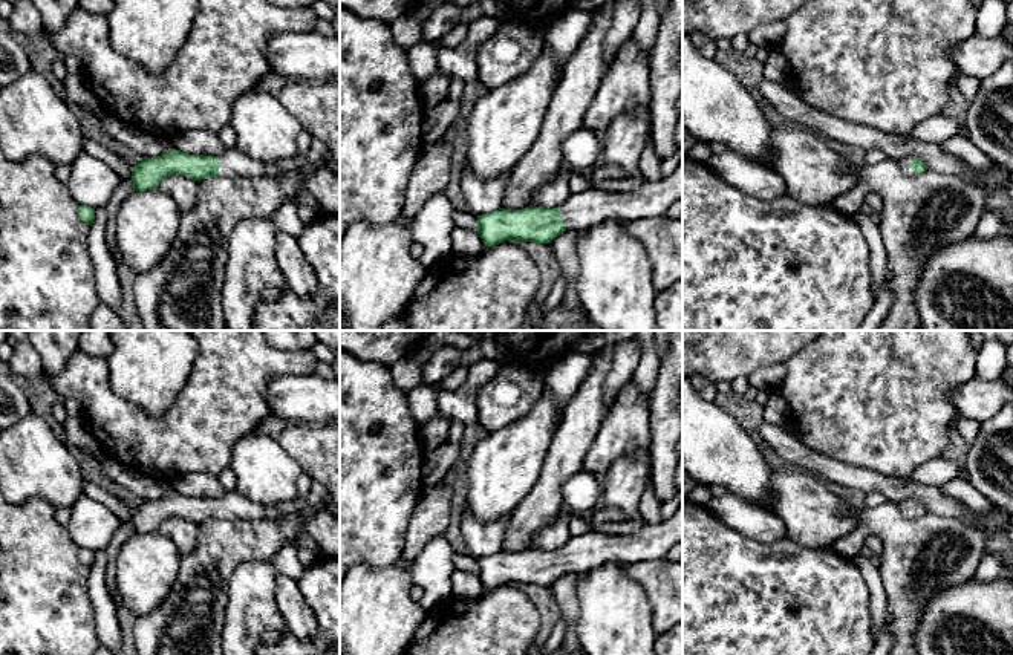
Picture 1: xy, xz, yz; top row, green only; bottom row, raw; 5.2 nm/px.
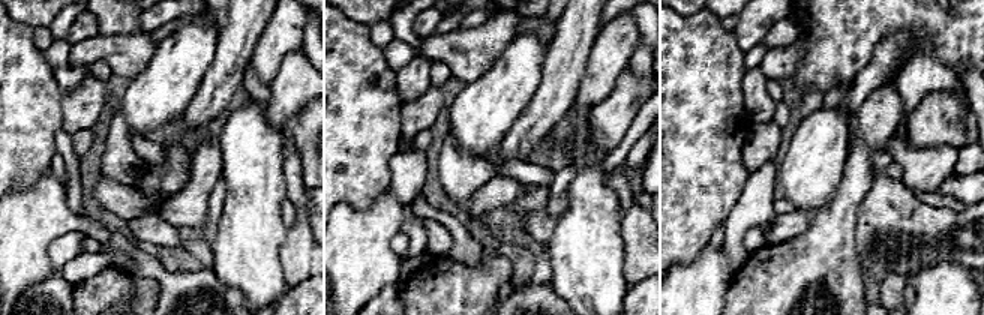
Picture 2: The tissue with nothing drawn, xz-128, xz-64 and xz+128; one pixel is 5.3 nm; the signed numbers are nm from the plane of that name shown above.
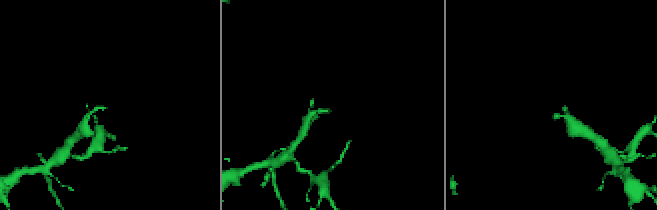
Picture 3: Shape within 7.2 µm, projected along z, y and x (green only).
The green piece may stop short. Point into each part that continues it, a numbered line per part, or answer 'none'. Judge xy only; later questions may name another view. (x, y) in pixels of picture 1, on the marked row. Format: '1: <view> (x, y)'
1: xy (233, 164)

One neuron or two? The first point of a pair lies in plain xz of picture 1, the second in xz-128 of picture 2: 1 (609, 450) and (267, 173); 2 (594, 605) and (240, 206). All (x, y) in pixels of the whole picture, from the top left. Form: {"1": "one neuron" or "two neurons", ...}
{"1": "two neurons", "2": "one neuron"}

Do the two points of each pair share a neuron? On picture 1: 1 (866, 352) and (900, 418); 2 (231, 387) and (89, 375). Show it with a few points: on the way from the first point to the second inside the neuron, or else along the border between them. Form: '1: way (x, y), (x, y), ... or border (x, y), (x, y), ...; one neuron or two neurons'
1: way (879, 369), (879, 387), (891, 401); one neuron
2: way (195, 424), (132, 426), (118, 412); one neuron

